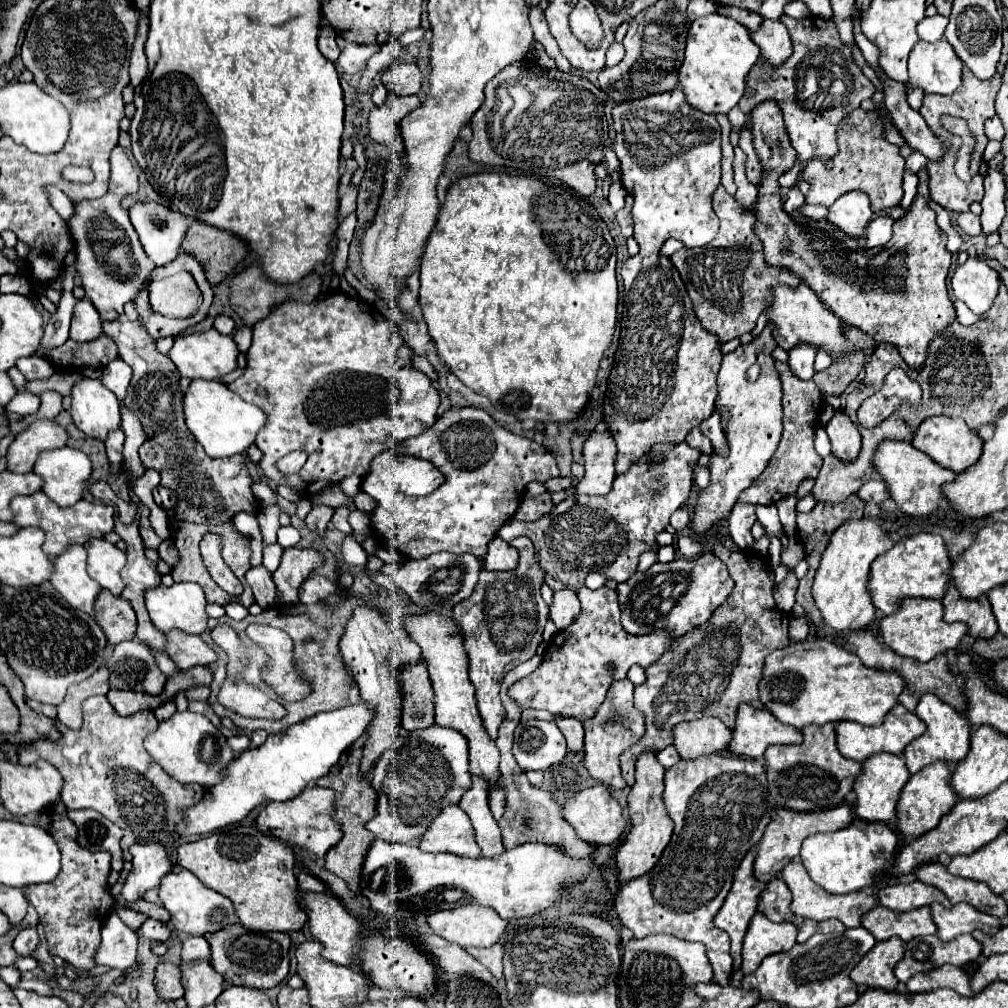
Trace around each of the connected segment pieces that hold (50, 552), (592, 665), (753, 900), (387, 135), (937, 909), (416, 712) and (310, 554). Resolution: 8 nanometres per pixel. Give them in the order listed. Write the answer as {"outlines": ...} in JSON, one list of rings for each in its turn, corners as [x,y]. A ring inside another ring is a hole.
{"outlines":[[[[38,491],[30,497],[14,497],[10,501],[10,511],[12,511],[12,523],[16,527],[38,527],[46,533],[46,541],[42,545],[44,553],[48,557],[60,555],[70,543],[84,545],[92,537],[104,537],[114,529],[114,507],[104,505],[100,501],[84,501],[80,499],[72,507],[58,507],[52,499],[46,497],[46,493]]],[[[580,587],[576,593],[582,605],[580,615],[570,627],[558,631],[550,639],[542,665],[528,677],[514,683],[508,693],[522,709],[546,709],[554,715],[584,721],[594,715],[614,679],[624,679],[628,669],[636,663],[640,667],[648,667],[662,655],[662,651],[666,651],[666,647],[670,647],[674,639],[670,639],[666,631],[654,631],[642,637],[622,631],[622,625],[618,623],[618,593],[614,589],[600,587],[592,591],[588,587]],[[610,663],[616,665],[614,671],[608,669]]],[[[750,849],[748,855],[742,859],[738,871],[734,873],[734,883],[724,899],[720,911],[714,917],[714,925],[722,931],[726,931],[732,939],[732,959],[734,959],[734,971],[740,969],[740,951],[742,951],[742,939],[746,935],[748,923],[758,911],[760,893],[766,889],[764,883],[758,883],[758,879],[752,877],[752,863],[754,863],[756,849]]],[[[388,95],[386,103],[382,107],[374,107],[368,115],[368,135],[388,145],[394,153],[404,155],[404,145],[398,129],[398,121],[404,119],[410,111],[414,111],[420,105],[420,99],[416,95]]],[[[940,903],[930,905],[932,921],[938,927],[938,937],[942,941],[950,941],[962,933],[972,933],[980,929],[988,935],[994,935],[1000,929],[1000,919],[990,917],[968,903],[958,903],[952,909],[944,909]]],[[[420,659],[414,667],[402,667],[398,671],[398,681],[404,695],[402,727],[414,731],[434,725],[434,693],[426,675],[426,663]]],[[[308,547],[308,549],[284,549],[282,563],[276,569],[276,573],[272,575],[278,591],[282,593],[282,603],[298,601],[298,597],[296,597],[298,587],[322,563],[324,563],[324,557],[314,547]]]]}

